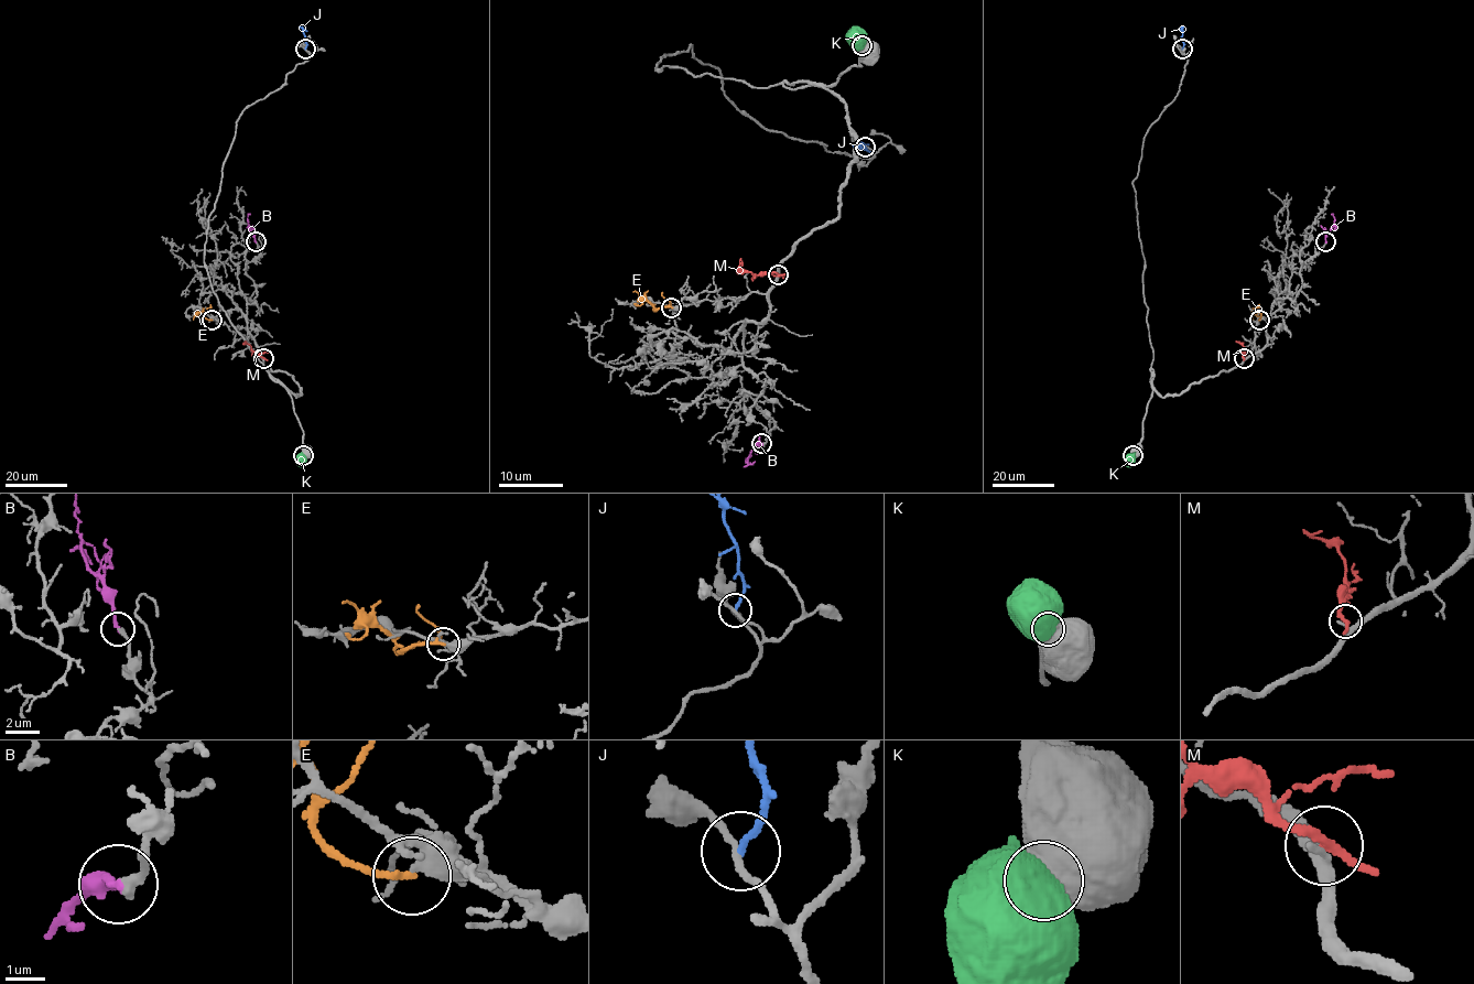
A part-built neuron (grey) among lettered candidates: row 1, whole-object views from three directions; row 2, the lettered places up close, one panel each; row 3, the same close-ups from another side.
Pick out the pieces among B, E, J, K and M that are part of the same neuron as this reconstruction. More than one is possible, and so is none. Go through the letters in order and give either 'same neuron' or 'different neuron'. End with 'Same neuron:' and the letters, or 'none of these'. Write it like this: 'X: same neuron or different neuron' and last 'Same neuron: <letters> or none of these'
B: same neuron
E: different neuron
J: different neuron
K: different neuron
M: different neuron
Same neuron: B

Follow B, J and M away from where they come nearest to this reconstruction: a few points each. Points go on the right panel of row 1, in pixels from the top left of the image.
B: (1325, 241), (1325, 235), (1334, 224), (1331, 215)
J: (1181, 49), (1181, 25)
M: (1244, 357), (1244, 346), (1236, 341)

